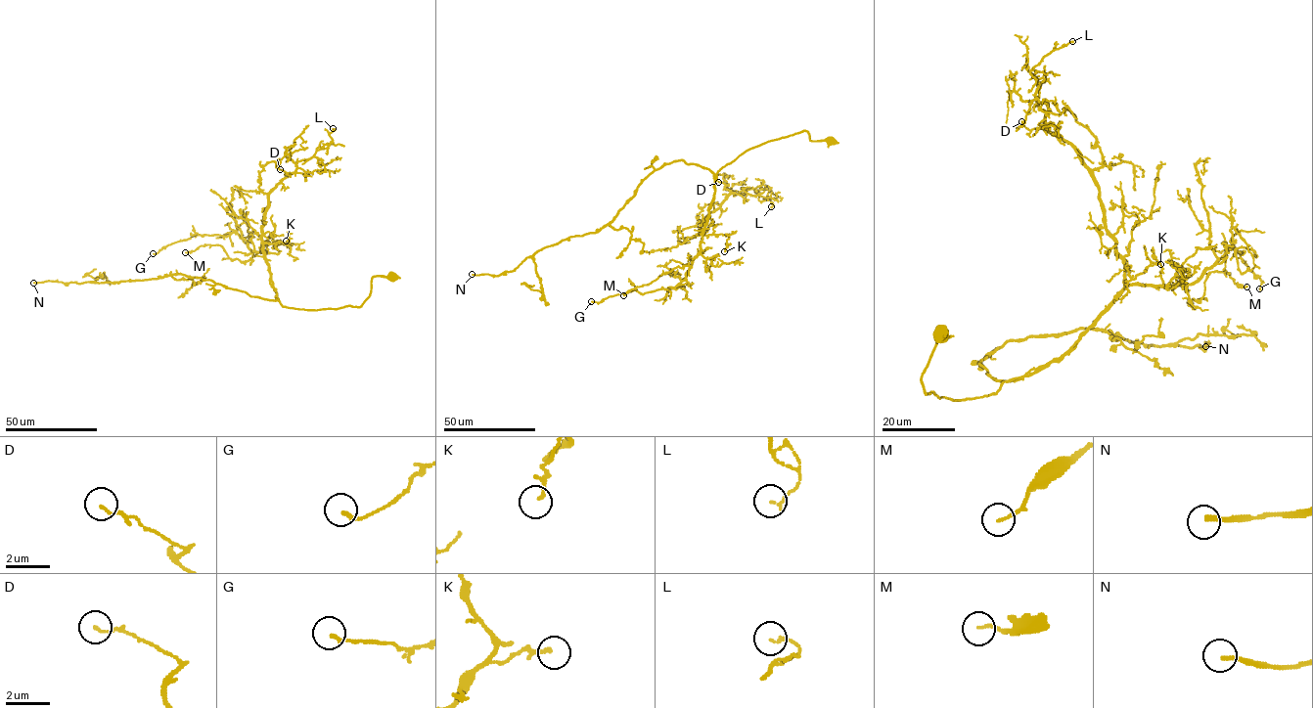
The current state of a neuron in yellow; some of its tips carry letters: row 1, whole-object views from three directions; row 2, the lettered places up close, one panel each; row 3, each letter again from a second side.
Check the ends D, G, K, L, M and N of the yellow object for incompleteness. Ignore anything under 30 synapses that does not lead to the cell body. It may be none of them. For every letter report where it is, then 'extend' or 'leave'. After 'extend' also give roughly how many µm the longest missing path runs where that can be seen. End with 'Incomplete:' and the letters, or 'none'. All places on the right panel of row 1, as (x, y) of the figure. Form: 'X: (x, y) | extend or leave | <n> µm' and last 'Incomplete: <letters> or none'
D: (1021, 121) | leave
G: (1259, 288) | leave
K: (1160, 264) | leave
L: (1072, 41) | leave
M: (1246, 287) | leave
N: (1205, 346) | extend | 45 µm
Incomplete: N

